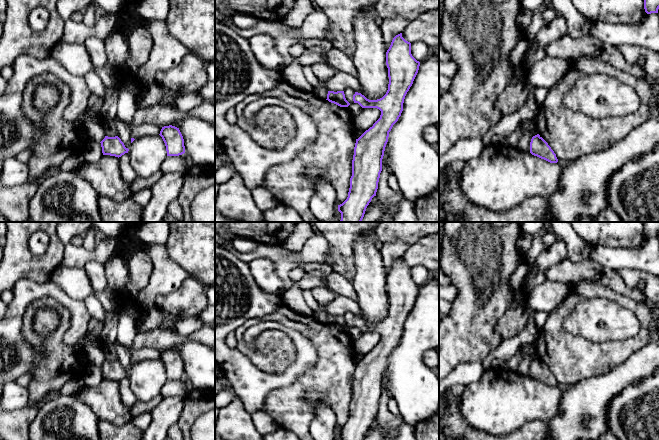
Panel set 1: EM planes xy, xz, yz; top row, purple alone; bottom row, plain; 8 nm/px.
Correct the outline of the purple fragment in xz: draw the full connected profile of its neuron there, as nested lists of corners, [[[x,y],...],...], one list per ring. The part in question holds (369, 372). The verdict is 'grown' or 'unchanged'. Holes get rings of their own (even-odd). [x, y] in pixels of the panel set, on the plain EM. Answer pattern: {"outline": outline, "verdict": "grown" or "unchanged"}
{"outline": [[[402,257],[393,262],[387,274],[386,289],[389,308],[388,314],[382,322],[369,324],[358,316],[355,316],[353,319],[354,327],[358,327],[362,332],[377,332],[381,335],[381,339],[372,351],[356,363],[348,421],[342,428],[338,429],[338,435],[341,437],[341,440],[364,440],[367,430],[372,422],[376,420],[389,356],[401,340],[405,320],[418,297],[420,286],[412,280],[411,267],[402,261]]], "verdict": "unchanged"}

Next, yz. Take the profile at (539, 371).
{"outline": [[[539,358],[533,360],[531,363],[530,377],[550,387],[558,386],[558,383],[554,375]]], "verdict": "unchanged"}

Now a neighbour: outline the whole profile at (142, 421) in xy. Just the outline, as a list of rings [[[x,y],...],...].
[[[150,412],[142,413],[136,417],[132,417],[130,421],[133,425],[144,432],[152,421],[152,415]]]

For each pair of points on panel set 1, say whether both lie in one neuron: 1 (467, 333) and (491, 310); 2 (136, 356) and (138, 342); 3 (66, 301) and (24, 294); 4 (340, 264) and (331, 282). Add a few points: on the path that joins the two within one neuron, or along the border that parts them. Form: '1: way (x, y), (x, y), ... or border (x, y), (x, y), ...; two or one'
1: way (473, 327), (485, 315); one
2: border (132, 340), (135, 349), (161, 350); two
3: way (56, 292), (34, 291); one
4: border (333, 271), (351, 281); two

